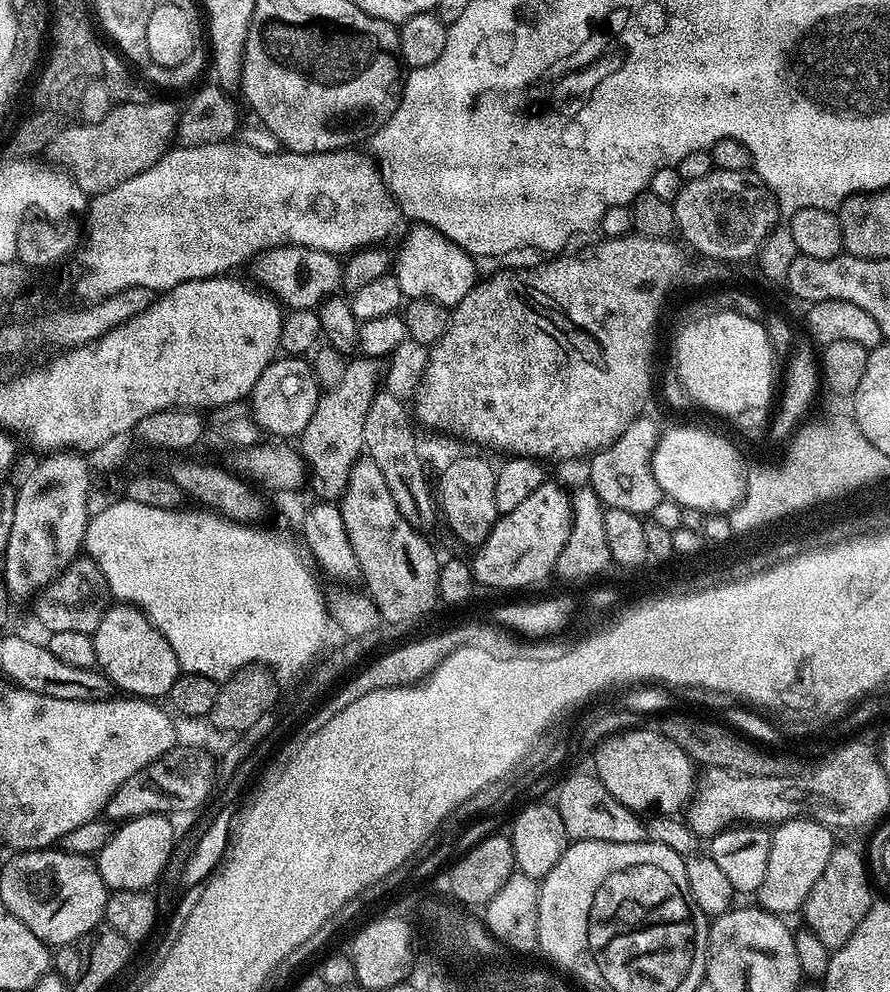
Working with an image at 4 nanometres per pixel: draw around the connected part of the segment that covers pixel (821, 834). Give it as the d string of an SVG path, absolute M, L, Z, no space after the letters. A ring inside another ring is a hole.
M801 816L779 823L771 833L770 857L766 875L756 893L759 907L779 916L787 916L803 909L810 890L822 876L830 854L836 847L833 831L811 817Z

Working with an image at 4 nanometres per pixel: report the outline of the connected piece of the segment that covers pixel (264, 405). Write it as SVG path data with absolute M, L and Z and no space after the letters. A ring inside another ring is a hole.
M277 358L270 366L266 366L266 370L262 370L262 378L254 382L254 390L250 397L252 416L267 435L268 432L272 435L269 437L296 438L306 430L306 422L310 422L321 395L322 389L316 380L316 372L307 359Z

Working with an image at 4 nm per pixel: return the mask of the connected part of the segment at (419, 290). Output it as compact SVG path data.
M416 224L409 230L400 254L395 255L394 275L408 300L433 300L445 306L455 306L478 283L476 264L477 261L450 242L450 238L427 225Z

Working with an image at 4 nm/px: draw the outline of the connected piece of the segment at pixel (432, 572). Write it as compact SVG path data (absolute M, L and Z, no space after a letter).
M361 458L350 470L348 485L344 495L338 501L342 514L342 522L346 522L346 534L350 534L350 546L354 546L354 554L358 558L358 566L365 584L367 595L380 612L381 621L392 624L404 624L407 620L416 620L424 616L432 607L437 607L438 574L441 561L436 560L436 552L432 544L415 528L413 521L403 516L394 502L393 495L387 489L386 480L382 476L376 462L369 458Z

